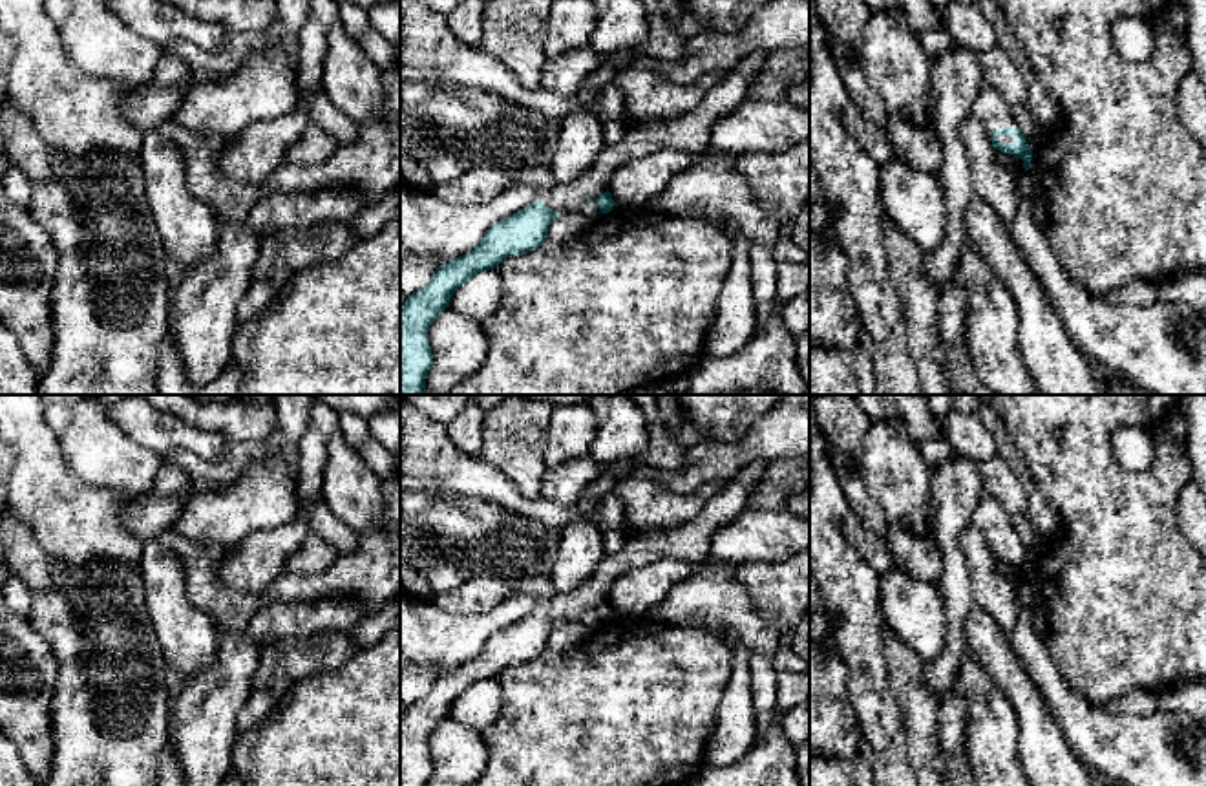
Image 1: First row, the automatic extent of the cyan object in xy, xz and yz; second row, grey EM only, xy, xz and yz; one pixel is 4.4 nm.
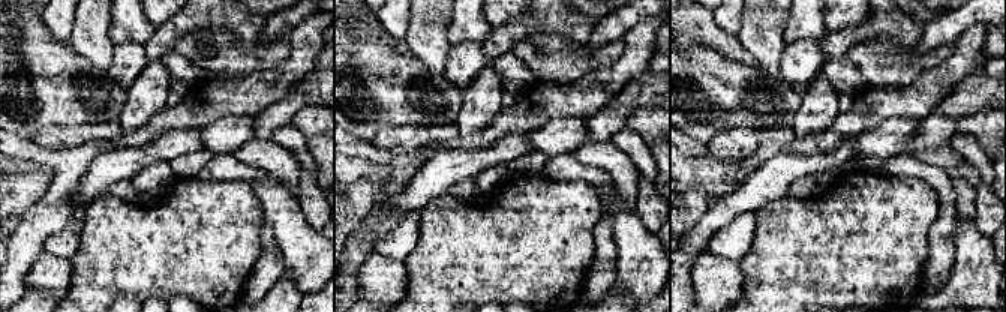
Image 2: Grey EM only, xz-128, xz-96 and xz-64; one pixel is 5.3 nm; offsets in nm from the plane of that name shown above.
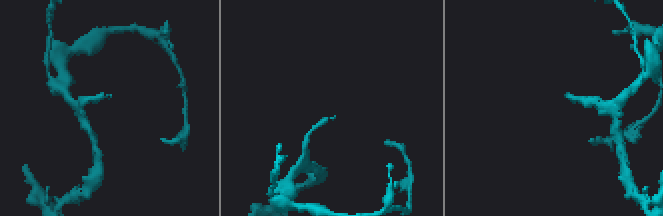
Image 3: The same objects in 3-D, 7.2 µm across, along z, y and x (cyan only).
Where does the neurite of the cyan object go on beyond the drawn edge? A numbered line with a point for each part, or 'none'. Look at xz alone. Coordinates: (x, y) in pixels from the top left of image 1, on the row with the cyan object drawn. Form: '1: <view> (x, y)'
1: xz (591, 211)

